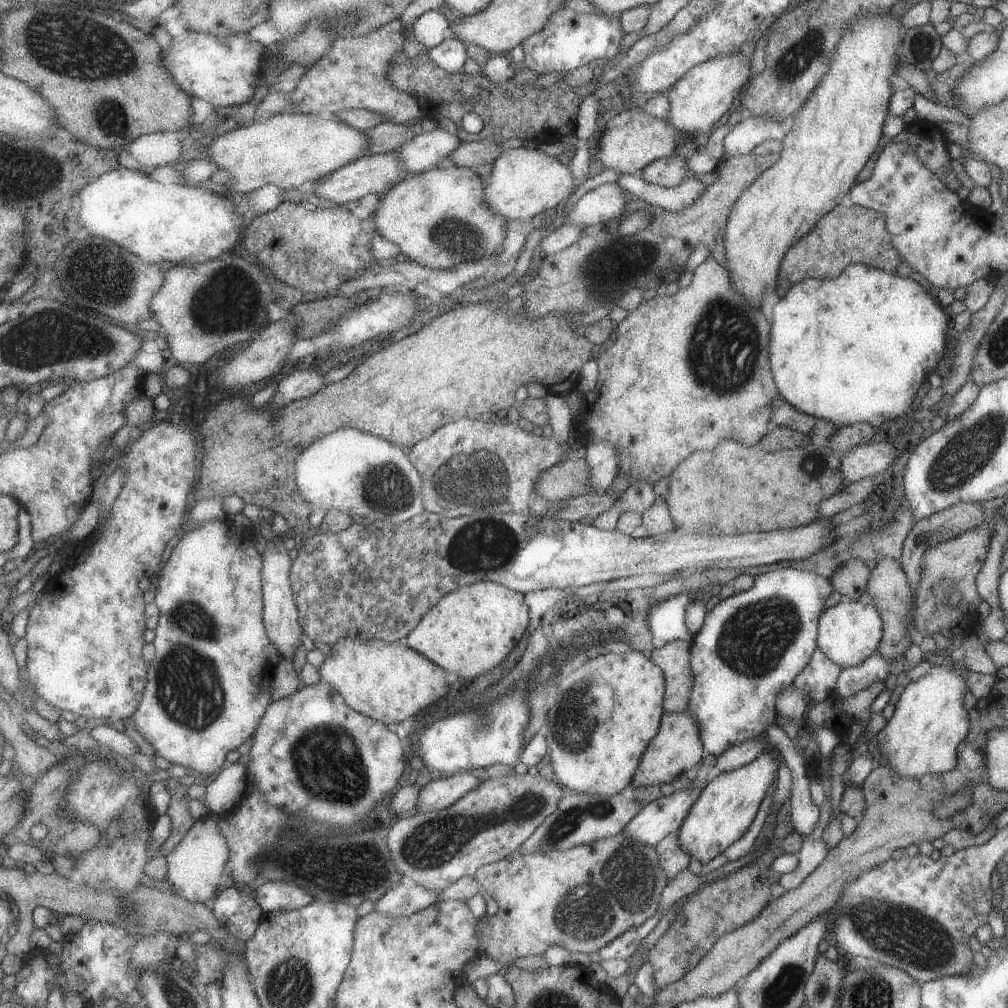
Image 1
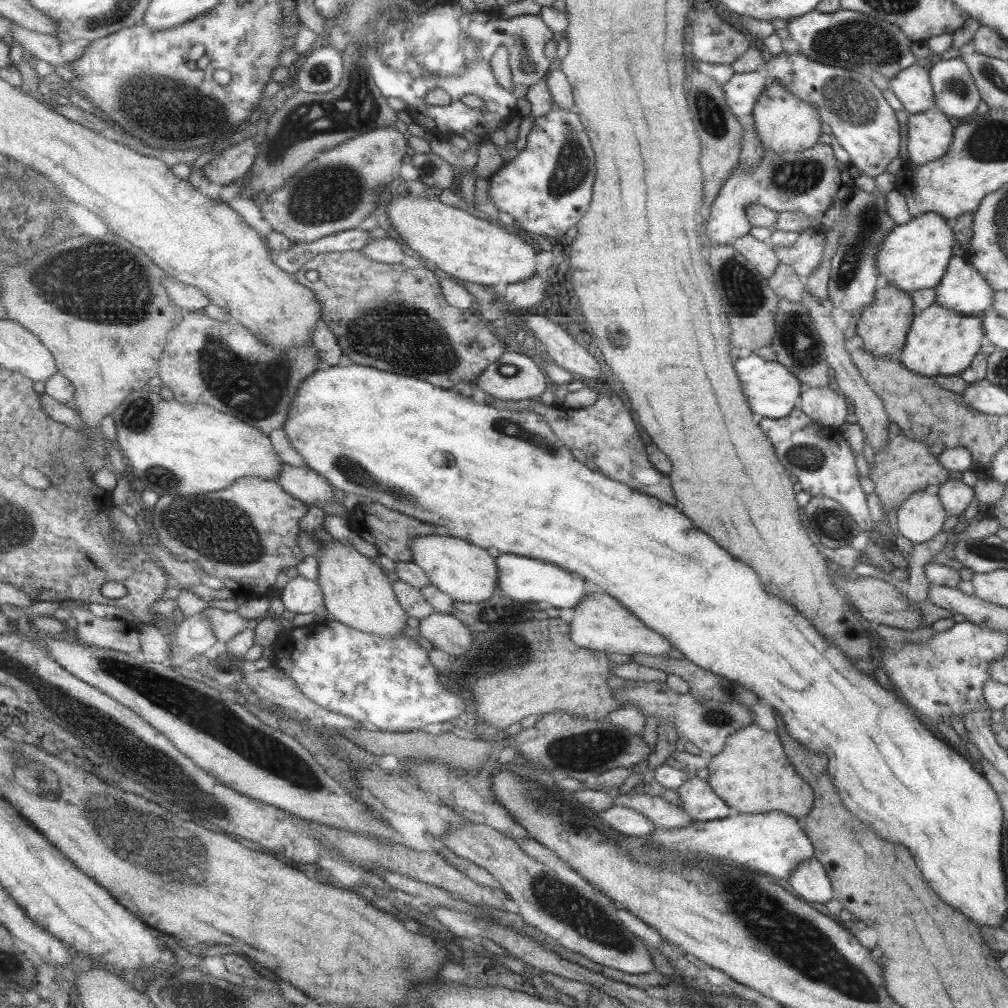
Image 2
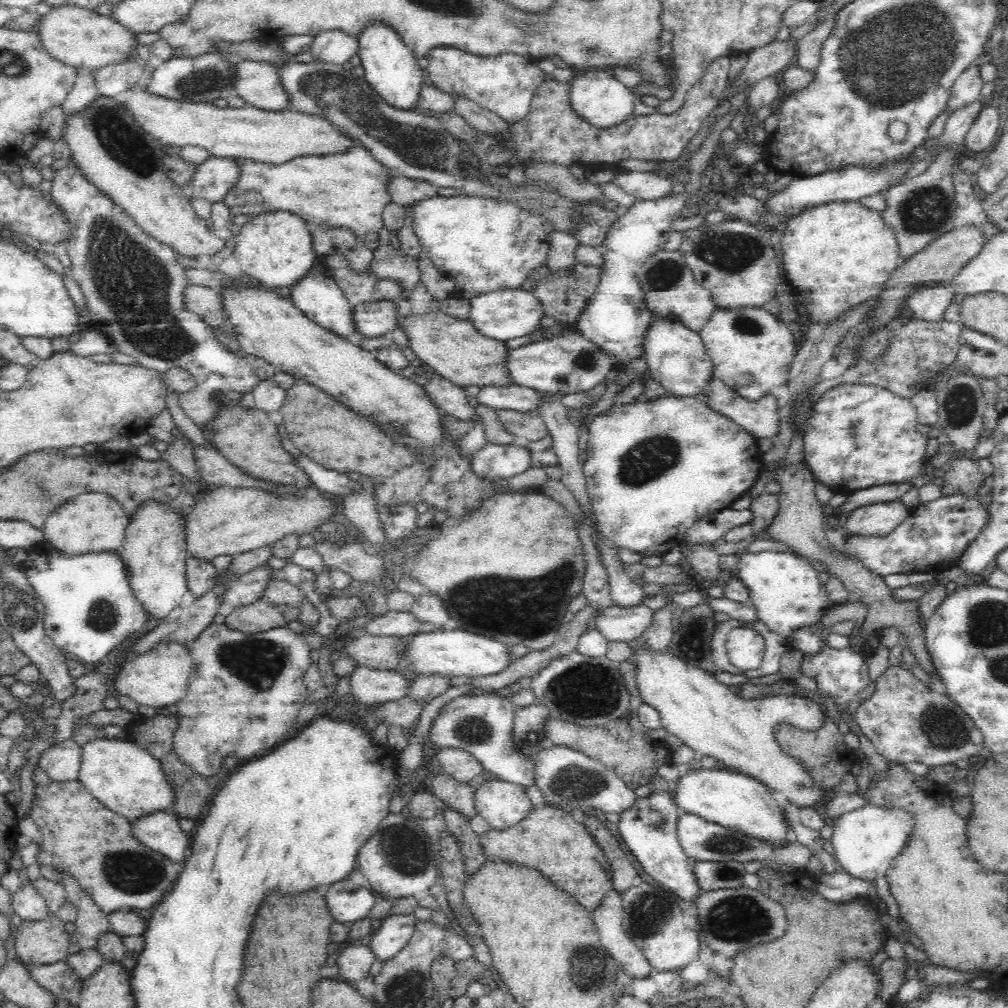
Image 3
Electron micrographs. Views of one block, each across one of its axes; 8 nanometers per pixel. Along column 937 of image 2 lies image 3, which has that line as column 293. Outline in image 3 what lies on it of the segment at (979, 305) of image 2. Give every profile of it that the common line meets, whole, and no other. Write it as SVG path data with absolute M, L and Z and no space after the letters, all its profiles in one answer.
M316 266L302 276L296 284L288 287L290 289L290 300L296 308L300 309L310 320L314 320L320 327L330 330L334 335L339 335L342 339L348 339L352 334L360 334L354 323L354 313L348 299L344 296L342 289L338 287L332 277L326 276L318 271Z

